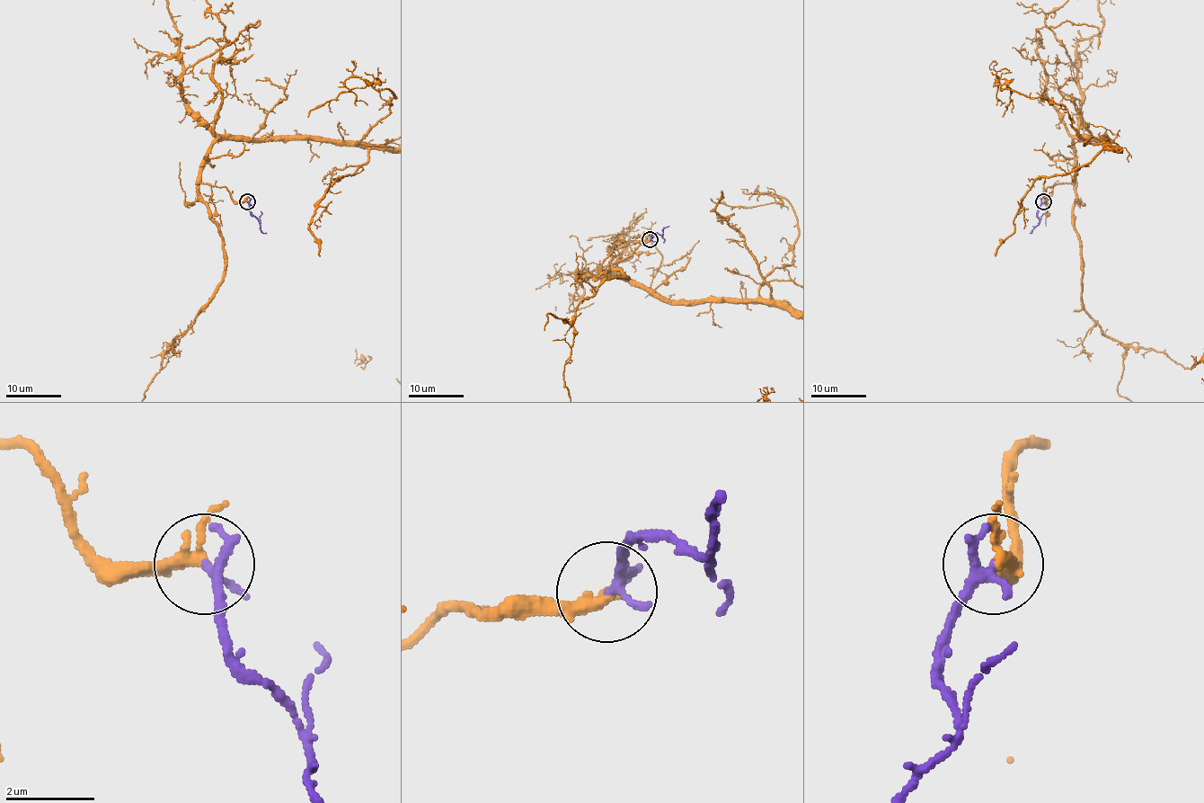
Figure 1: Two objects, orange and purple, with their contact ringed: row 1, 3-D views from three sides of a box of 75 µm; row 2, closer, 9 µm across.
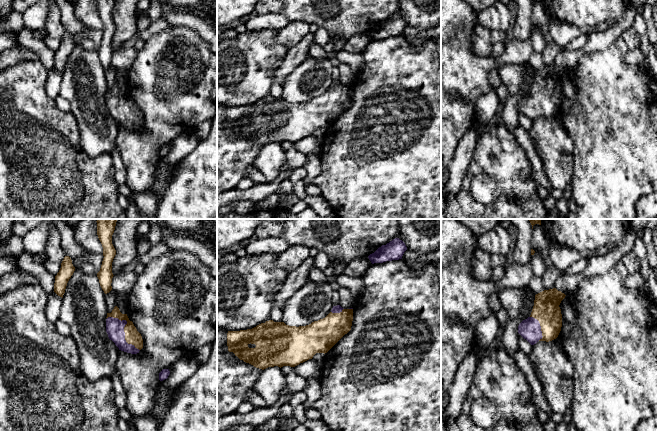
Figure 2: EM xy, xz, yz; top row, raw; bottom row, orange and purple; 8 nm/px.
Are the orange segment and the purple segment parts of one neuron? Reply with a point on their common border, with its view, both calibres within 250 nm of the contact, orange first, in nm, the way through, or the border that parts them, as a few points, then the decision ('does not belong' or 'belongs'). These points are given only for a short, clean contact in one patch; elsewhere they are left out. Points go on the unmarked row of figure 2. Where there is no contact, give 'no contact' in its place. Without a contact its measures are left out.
meets orange in xy at (124, 105); 120 nm thick on the orange side, 140 nm on the other; runs through xy (132, 112), (124, 105), (114, 103); belongs

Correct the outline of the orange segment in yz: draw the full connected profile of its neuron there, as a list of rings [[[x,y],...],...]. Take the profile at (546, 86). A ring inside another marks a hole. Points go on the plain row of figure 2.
[[[556,64],[536,70],[531,91],[519,100],[518,109],[531,121],[556,115],[562,103],[559,81],[565,72]]]

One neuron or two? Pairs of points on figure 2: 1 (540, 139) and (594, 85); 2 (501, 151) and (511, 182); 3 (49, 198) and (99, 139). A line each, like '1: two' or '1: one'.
1: two
2: one
3: two

